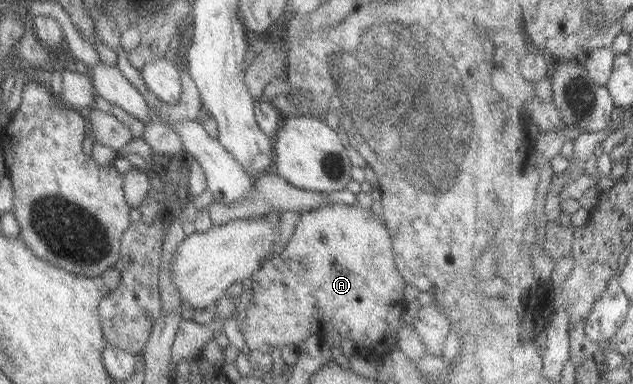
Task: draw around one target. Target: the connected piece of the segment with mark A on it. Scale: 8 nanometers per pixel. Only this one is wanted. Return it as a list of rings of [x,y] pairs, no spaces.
[[[334,203],[300,212],[294,231],[280,254],[268,259],[256,274],[252,274],[251,300],[239,327],[250,354],[258,352],[266,355],[270,349],[282,348],[283,345],[298,347],[305,337],[314,334],[324,340],[328,331],[356,343],[355,354],[369,362],[376,357],[373,345],[386,343],[387,340],[394,345],[398,328],[403,326],[402,292],[405,285],[394,269],[391,240],[381,218],[360,206]]]

